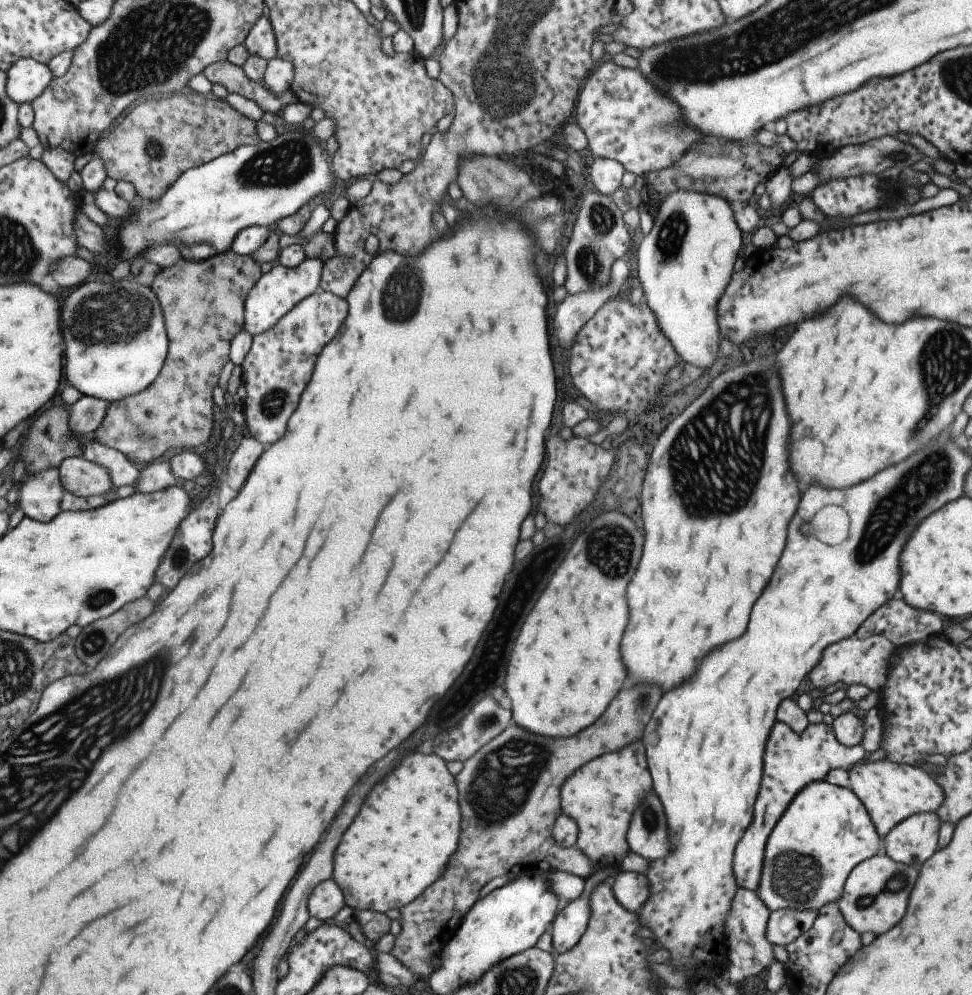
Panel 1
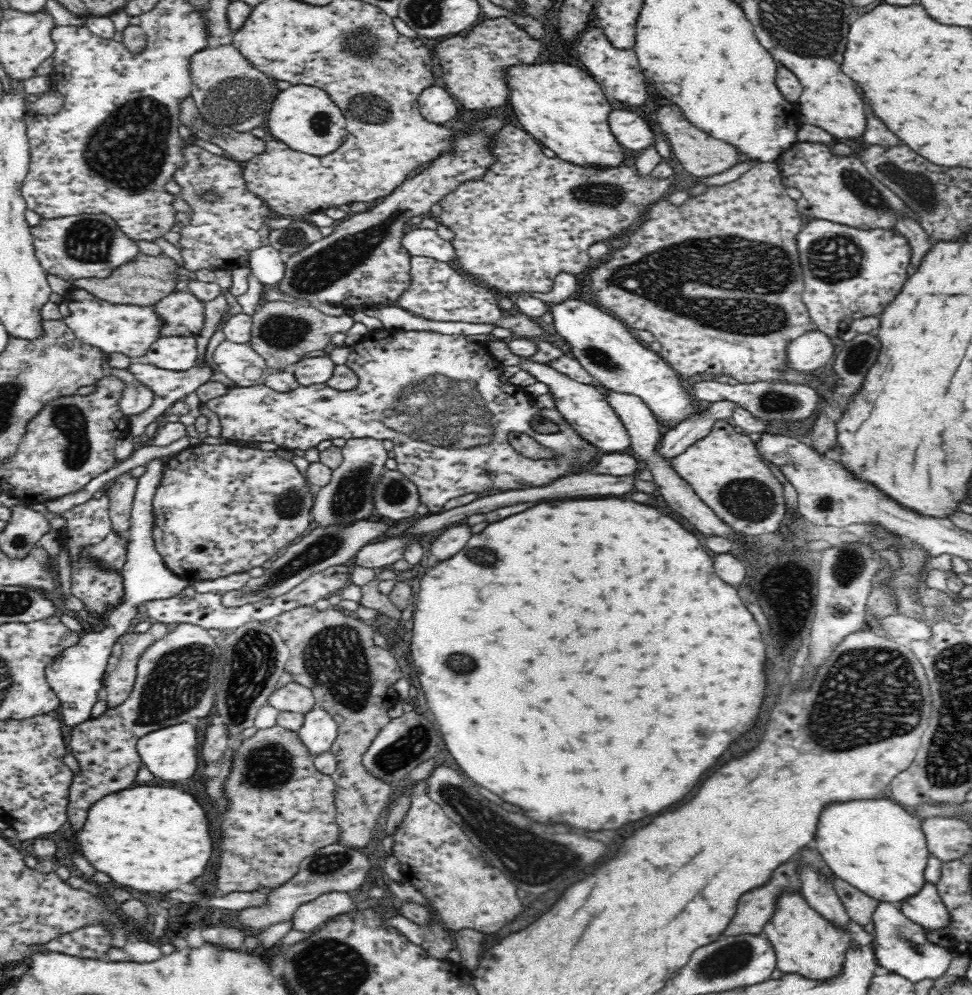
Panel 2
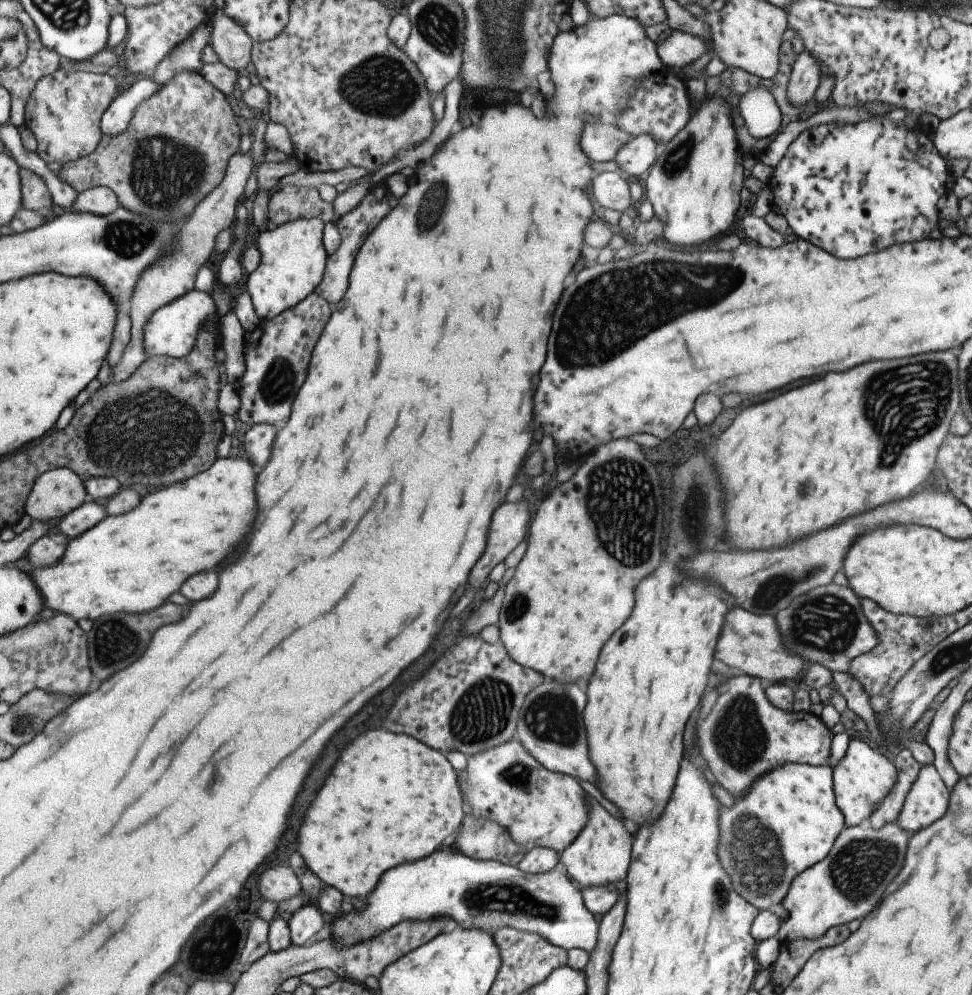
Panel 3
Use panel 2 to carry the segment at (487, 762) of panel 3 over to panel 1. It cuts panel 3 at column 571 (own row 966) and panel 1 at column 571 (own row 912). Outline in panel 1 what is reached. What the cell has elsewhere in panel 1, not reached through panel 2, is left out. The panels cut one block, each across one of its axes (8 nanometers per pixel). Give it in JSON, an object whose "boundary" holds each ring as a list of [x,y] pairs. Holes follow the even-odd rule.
{"boundary":[[[636,742],[628,748],[600,756],[578,768],[561,786],[561,814],[577,822],[579,833],[576,848],[580,849],[594,867],[620,869],[622,860],[631,852],[627,830],[638,800],[644,790],[650,790],[650,772],[646,772],[644,744]]]}

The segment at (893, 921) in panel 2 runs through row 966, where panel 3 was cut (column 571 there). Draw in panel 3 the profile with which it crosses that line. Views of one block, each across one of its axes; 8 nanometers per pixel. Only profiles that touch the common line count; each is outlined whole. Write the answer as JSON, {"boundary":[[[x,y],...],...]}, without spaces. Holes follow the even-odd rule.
{"boundary":[[[454,843],[449,847],[440,848],[440,850],[432,852],[430,856],[426,856],[426,858],[422,858],[422,860],[416,860],[416,864],[398,864],[398,868],[392,868],[390,872],[382,874],[382,880],[378,880],[376,888],[370,892],[369,896],[365,899],[360,899],[365,900],[365,909],[357,911],[353,908],[347,913],[342,912],[340,916],[335,917],[335,919],[331,921],[329,926],[329,938],[333,941],[333,944],[338,949],[345,949],[346,947],[351,947],[352,945],[358,945],[363,941],[369,941],[373,937],[377,937],[380,933],[390,930],[390,928],[393,926],[400,924],[402,921],[429,921],[438,919],[439,917],[450,917],[452,920],[455,920],[463,929],[480,929],[481,931],[487,931],[488,933],[492,934],[499,928],[515,928],[516,930],[522,932],[535,932],[536,934],[543,936],[543,938],[548,942],[565,948],[567,951],[573,948],[581,948],[591,953],[594,950],[599,933],[599,924],[596,923],[594,915],[586,908],[581,892],[572,886],[575,881],[568,875],[562,874],[558,869],[552,869],[551,871],[542,874],[529,875],[523,873],[518,867],[511,867],[502,864],[502,862],[497,860],[480,860],[469,857],[462,851],[455,849],[453,846]]]}

